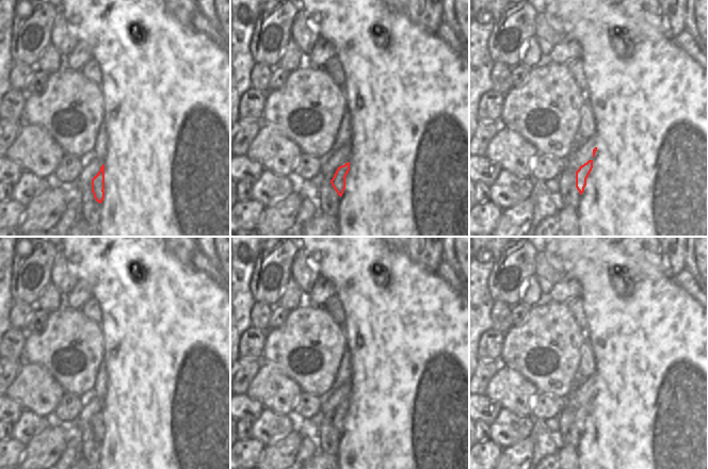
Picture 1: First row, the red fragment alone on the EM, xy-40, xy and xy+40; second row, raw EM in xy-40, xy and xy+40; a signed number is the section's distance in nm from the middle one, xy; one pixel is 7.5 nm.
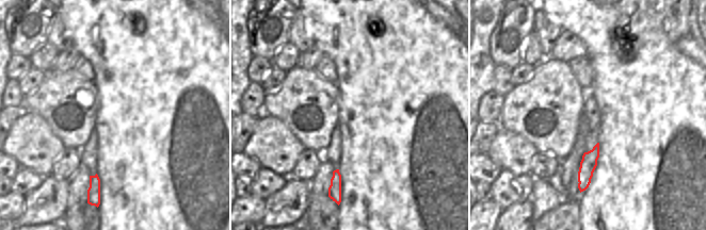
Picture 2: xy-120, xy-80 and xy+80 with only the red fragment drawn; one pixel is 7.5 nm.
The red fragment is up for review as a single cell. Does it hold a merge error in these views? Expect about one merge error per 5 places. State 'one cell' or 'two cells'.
one cell

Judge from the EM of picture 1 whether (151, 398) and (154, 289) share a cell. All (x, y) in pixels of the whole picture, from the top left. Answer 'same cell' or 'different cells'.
same cell

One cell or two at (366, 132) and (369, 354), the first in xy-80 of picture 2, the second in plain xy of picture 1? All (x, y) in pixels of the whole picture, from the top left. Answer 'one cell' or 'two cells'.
one cell

